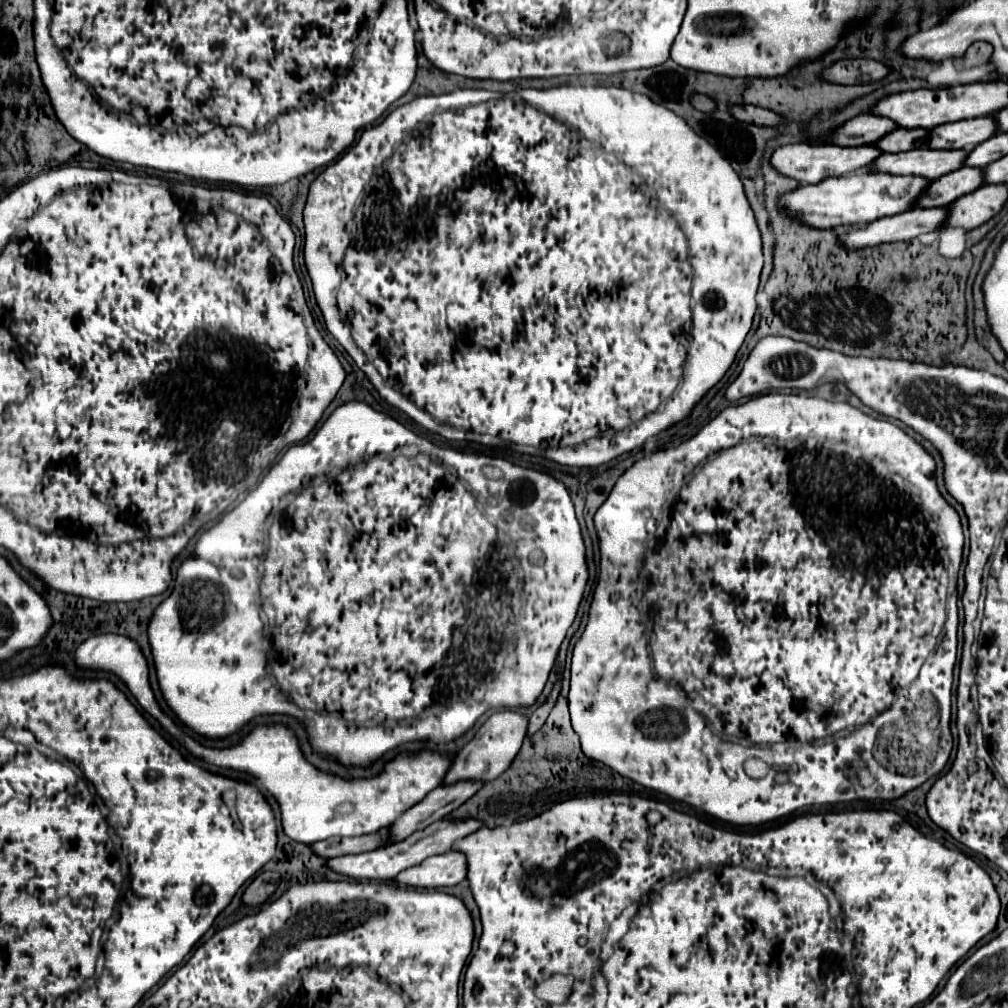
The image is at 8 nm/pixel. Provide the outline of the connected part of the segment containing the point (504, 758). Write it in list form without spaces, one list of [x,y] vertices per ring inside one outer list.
[[[500,711],[500,713],[494,713],[478,729],[476,737],[452,759],[450,769],[446,771],[444,781],[440,785],[442,787],[448,787],[448,785],[454,785],[454,783],[466,781],[466,779],[468,781],[482,781],[482,783],[494,781],[498,775],[502,775],[508,769],[508,765],[516,757],[518,749],[522,747],[522,739],[526,735],[526,725],[528,725],[528,719],[522,717],[516,711]]]

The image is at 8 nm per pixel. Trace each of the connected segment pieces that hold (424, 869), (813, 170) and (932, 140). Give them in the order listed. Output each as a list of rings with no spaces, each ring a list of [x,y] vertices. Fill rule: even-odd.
[[[450,851],[442,855],[434,855],[424,859],[420,865],[404,869],[398,873],[394,883],[414,889],[442,889],[452,887],[464,881],[466,877],[466,861],[462,853]]]
[[[798,143],[798,145],[782,145],[778,147],[772,157],[770,165],[784,177],[796,179],[798,183],[820,183],[822,179],[828,177],[840,177],[848,171],[856,171],[872,163],[880,151],[872,145],[864,147],[836,147],[836,145],[808,145],[808,143]]]
[[[992,117],[964,119],[956,123],[944,123],[930,131],[926,147],[928,149],[974,149],[980,141],[986,141],[996,133],[996,123]]]

